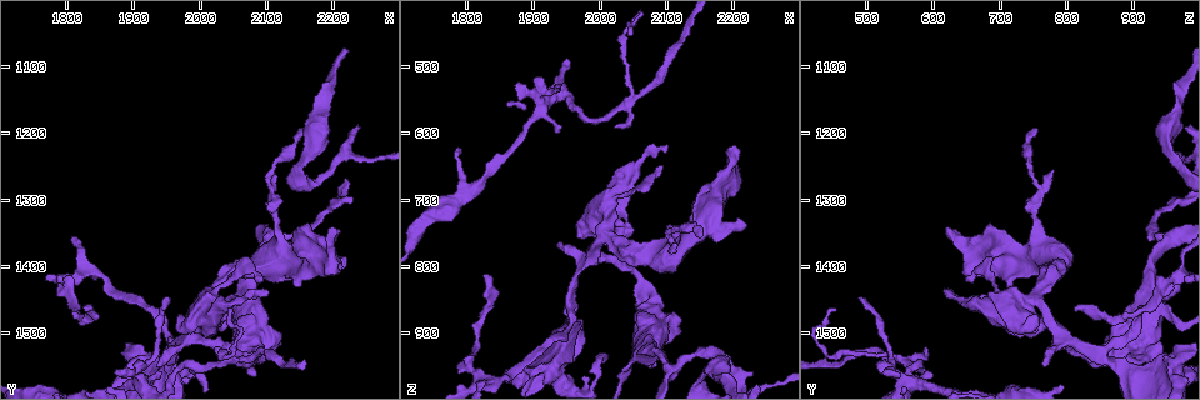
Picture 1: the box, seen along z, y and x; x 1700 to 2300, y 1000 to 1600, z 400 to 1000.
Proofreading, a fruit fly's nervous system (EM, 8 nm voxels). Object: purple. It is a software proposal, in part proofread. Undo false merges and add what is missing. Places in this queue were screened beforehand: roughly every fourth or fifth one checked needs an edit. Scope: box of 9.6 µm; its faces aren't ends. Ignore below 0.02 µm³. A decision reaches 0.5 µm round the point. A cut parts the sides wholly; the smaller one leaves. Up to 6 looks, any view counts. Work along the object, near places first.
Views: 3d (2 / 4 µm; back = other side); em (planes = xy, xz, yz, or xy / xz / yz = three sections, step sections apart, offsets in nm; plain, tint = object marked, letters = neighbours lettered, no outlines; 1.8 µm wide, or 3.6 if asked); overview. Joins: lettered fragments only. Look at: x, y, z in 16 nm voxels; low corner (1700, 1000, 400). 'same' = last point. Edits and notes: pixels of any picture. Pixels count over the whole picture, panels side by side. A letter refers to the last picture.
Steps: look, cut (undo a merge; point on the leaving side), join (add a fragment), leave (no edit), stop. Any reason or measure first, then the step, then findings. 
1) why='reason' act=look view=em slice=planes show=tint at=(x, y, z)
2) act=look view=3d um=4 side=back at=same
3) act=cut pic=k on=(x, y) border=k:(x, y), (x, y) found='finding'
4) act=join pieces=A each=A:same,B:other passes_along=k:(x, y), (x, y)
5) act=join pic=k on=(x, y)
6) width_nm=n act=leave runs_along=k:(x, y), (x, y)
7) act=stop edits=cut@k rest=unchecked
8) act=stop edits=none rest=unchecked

act=look view=3d um=2 at=(2150, 1195, 755)

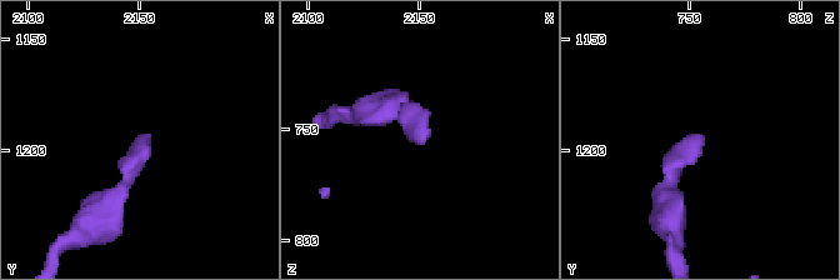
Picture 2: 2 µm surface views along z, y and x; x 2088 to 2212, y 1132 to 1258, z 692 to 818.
act=look view=em slice=yz step=16 show=letters at=(2151, 1193, 755)

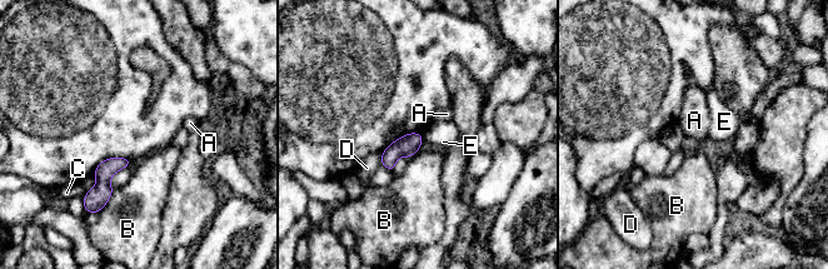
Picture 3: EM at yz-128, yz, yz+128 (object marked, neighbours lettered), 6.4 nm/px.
act=look view=em slice=planes show=letters at=same

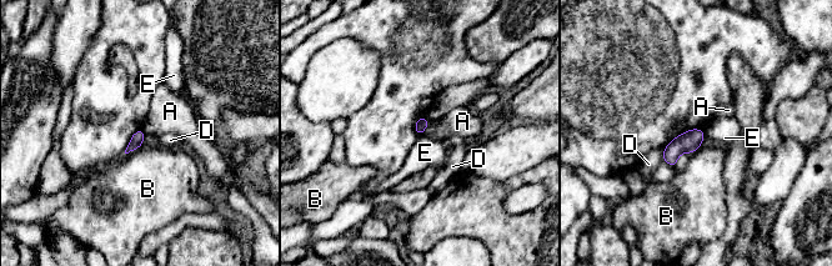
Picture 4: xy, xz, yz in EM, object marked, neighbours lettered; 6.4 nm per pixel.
act=leave each=A:other,B:other,D:other,E:other border=4:(430, 121), (422, 134) found='no lettered fragment goes on from it'

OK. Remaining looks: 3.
why='branch stops here' act=look view=3d um=2 side=back at=(2005, 1490, 770)

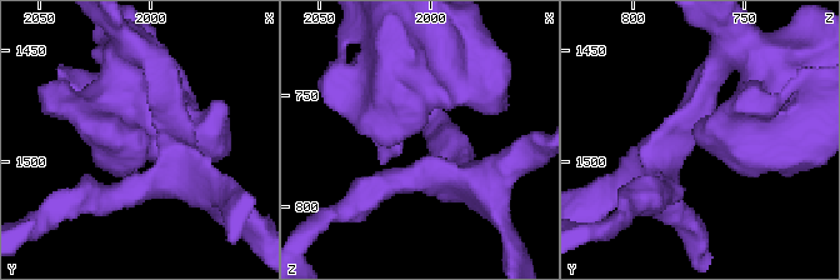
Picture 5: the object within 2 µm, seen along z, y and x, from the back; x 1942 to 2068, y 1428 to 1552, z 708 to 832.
why='shape alone is not enough' act=look view=em slice=planes show=letters at=(2007, 1488, 768)

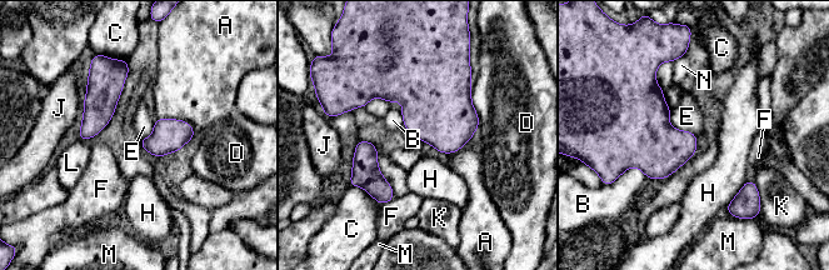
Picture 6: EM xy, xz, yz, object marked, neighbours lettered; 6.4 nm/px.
act=leave each=A:other,B:other,C:other,D:other,E:other,F:other,H:other,J:other,K:other,L:other,M:other,N:other border=6:(669, 111), (674, 128), (695, 134) found='no lettered fragment goes on from it'

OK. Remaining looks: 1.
act=stop edits=none rest=unchecked

